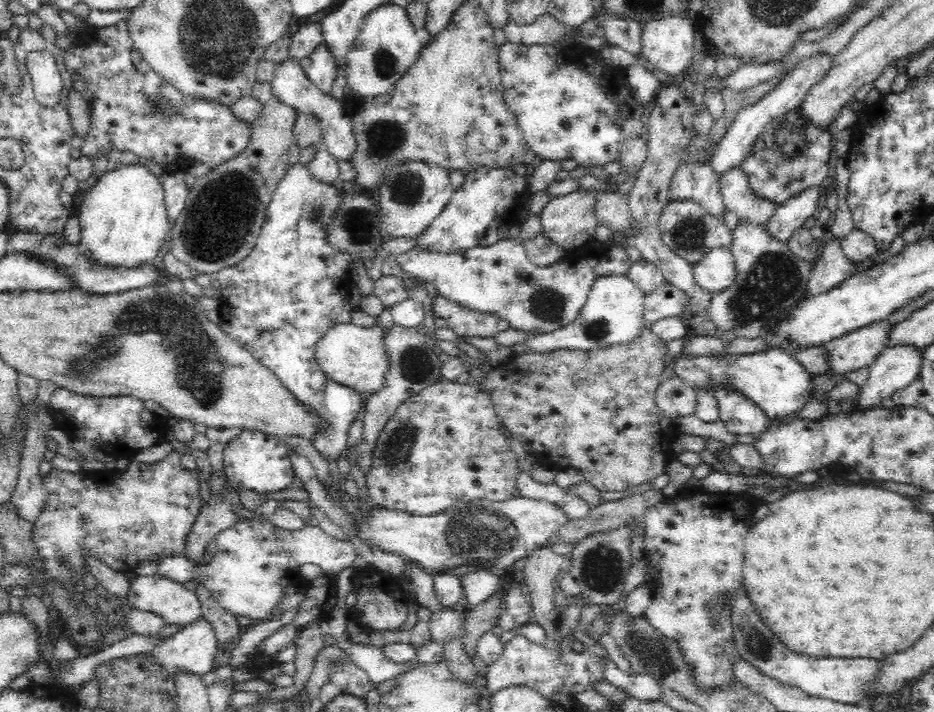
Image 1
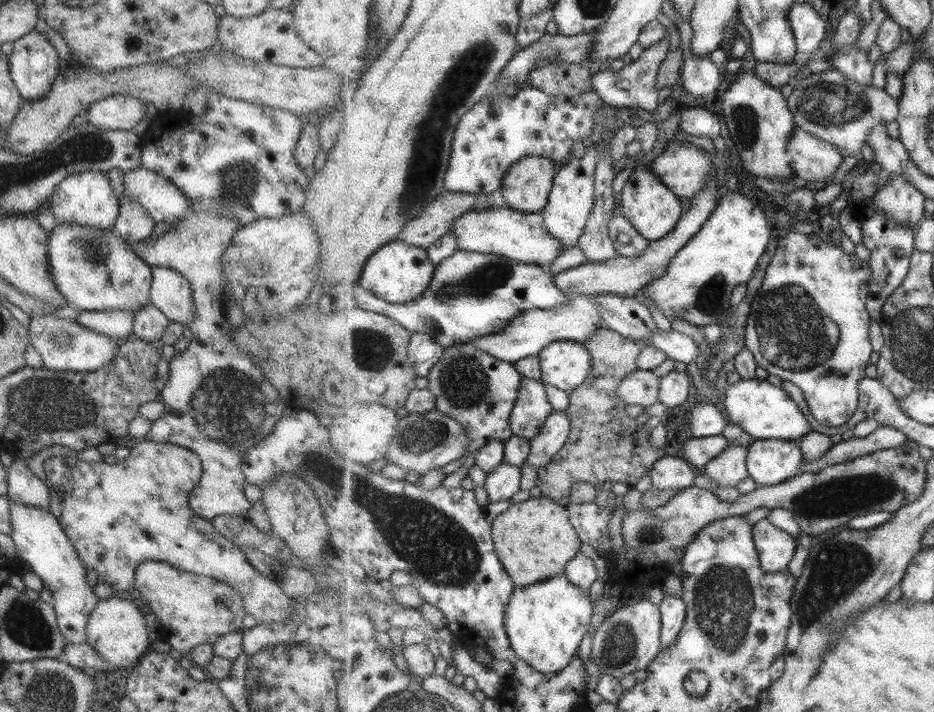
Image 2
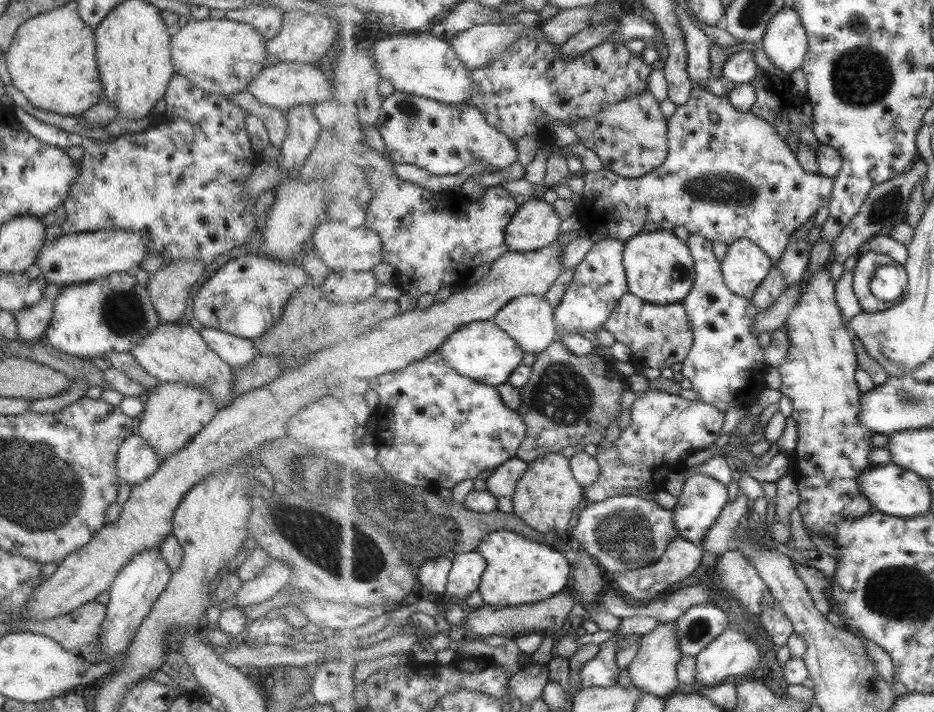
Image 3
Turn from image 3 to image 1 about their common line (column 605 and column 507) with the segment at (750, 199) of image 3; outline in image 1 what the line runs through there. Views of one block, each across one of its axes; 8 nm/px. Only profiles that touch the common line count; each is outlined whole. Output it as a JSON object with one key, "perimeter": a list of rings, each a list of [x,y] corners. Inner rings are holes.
{"perimeter":[[[477,167],[466,175],[462,186],[455,190],[430,226],[420,232],[413,248],[420,252],[446,254],[492,246],[506,239],[510,228],[524,218],[522,211],[528,195],[528,180],[518,176],[512,168]]]}

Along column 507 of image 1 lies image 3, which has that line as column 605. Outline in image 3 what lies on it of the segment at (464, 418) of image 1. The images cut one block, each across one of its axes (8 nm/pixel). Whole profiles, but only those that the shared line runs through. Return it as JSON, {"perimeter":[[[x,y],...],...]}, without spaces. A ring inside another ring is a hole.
{"perimeter":[[[657,387],[641,393],[637,393],[637,397],[632,403],[630,411],[631,428],[620,433],[616,441],[605,441],[598,446],[596,459],[601,466],[601,477],[595,485],[584,489],[584,498],[591,503],[603,502],[607,498],[623,494],[627,492],[654,492],[659,493],[665,491],[667,479],[671,474],[681,471],[681,466],[677,464],[685,464],[681,458],[683,454],[691,452],[691,450],[700,450],[705,453],[705,448],[713,446],[717,442],[717,438],[723,434],[723,426],[725,426],[725,412],[719,410],[719,407],[713,404],[707,404],[699,399],[687,400],[683,396],[675,395],[667,392],[660,392]]]}

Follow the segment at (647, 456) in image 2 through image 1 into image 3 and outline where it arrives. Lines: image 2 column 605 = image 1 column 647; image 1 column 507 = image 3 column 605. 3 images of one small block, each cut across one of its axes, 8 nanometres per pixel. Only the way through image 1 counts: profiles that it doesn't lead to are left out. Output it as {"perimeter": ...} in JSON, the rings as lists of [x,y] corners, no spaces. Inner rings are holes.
{"perimeter":[[[555,340],[547,350],[536,354],[532,368],[531,379],[520,388],[522,404],[518,411],[526,419],[527,434],[516,457],[532,463],[549,453],[561,453],[567,446],[591,443],[599,446],[605,442],[609,424],[620,416],[623,392],[629,389],[626,377],[615,372],[613,361],[607,361],[593,353],[587,356],[574,355],[561,340]]]}

